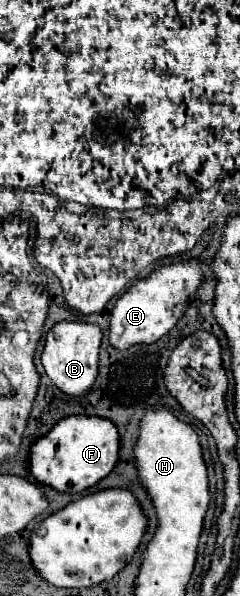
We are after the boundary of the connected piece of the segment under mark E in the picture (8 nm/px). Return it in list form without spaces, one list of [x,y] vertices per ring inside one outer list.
[[[199,260],[177,262],[161,266],[147,278],[133,284],[113,306],[109,322],[109,344],[117,350],[125,350],[135,344],[153,344],[163,338],[183,316],[183,306],[195,296],[201,286],[201,266]]]

